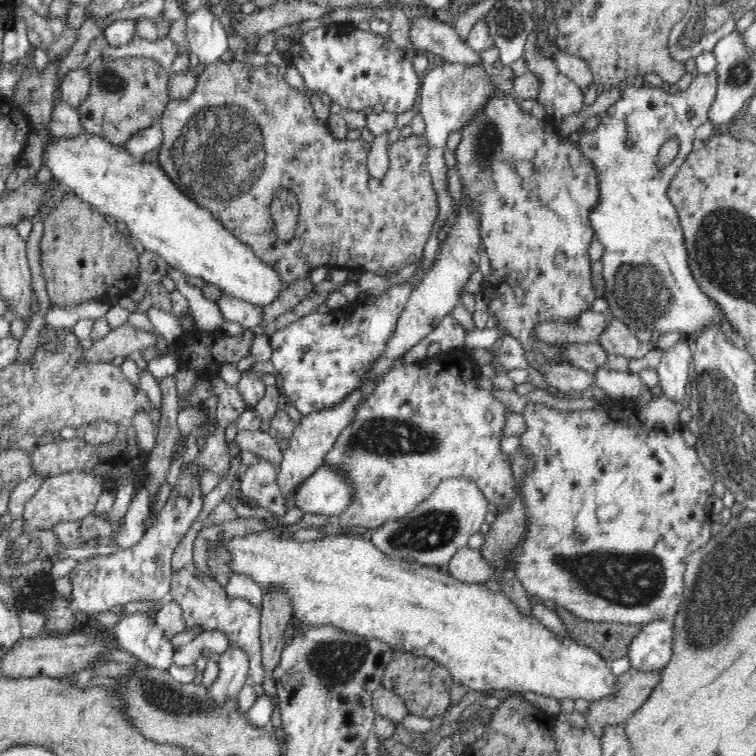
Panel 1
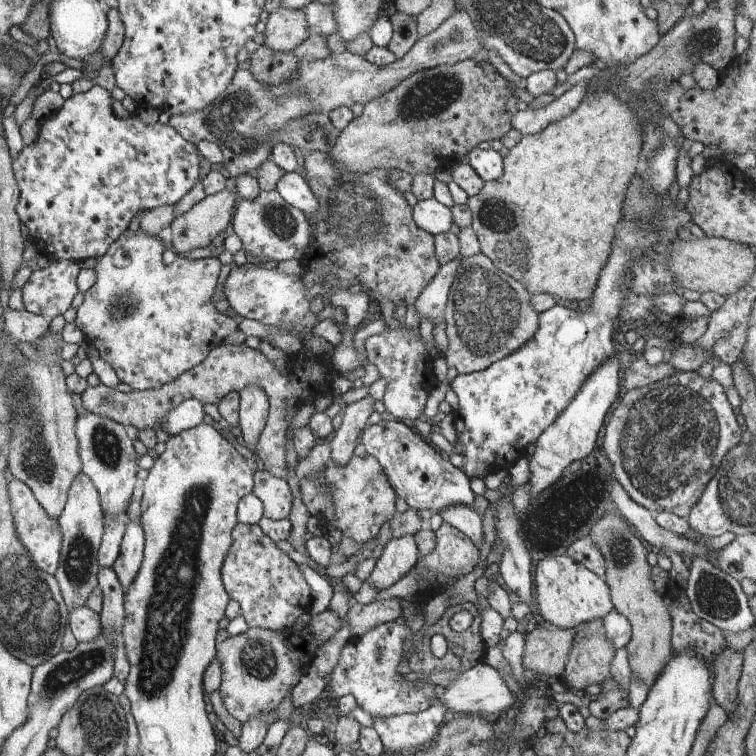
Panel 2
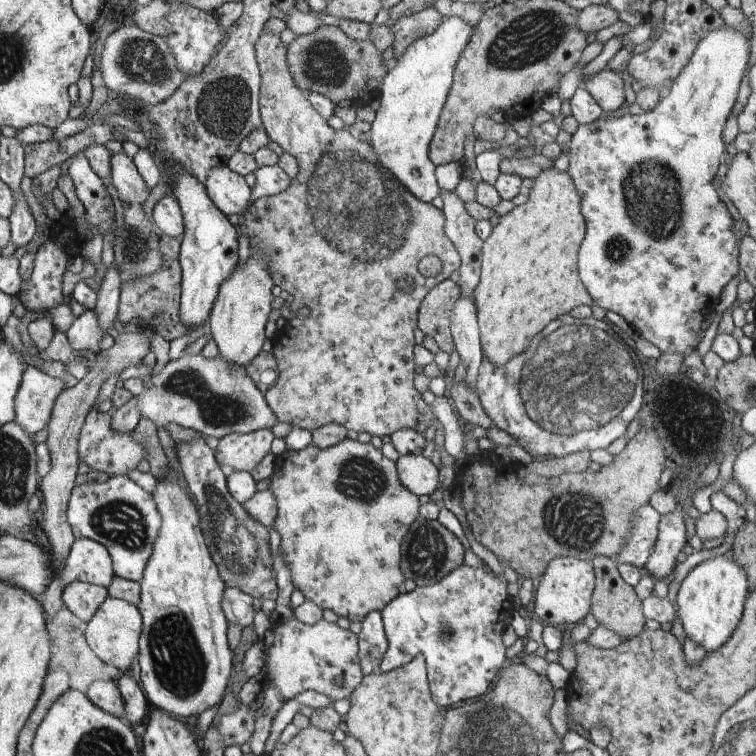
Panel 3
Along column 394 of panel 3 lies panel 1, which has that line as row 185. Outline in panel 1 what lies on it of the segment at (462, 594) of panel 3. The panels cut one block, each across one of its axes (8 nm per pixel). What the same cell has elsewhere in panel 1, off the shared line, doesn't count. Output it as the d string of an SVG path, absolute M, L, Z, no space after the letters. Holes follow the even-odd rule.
M715 70L698 74L692 79L688 90L676 94L666 94L660 88L626 87L620 98L601 115L600 124L594 131L582 133L578 130L575 135L580 139L582 153L596 165L599 174L601 199L589 217L589 222L595 231L596 240L604 247L601 262L606 291L603 296L609 304L610 316L632 330L644 329L646 336L651 332L679 332L683 338L692 339L698 332L708 329L711 325L718 325L718 329L727 334L728 338L734 336L734 341L743 346L741 338L728 325L716 303L700 290L700 285L692 278L679 217L668 199L668 188L691 153L696 128L708 120L708 112L715 101L719 73L718 76L712 76L714 72ZM690 110L693 110L693 117L688 119L687 112ZM670 137L680 140L680 152L670 164L659 167L659 150Z

